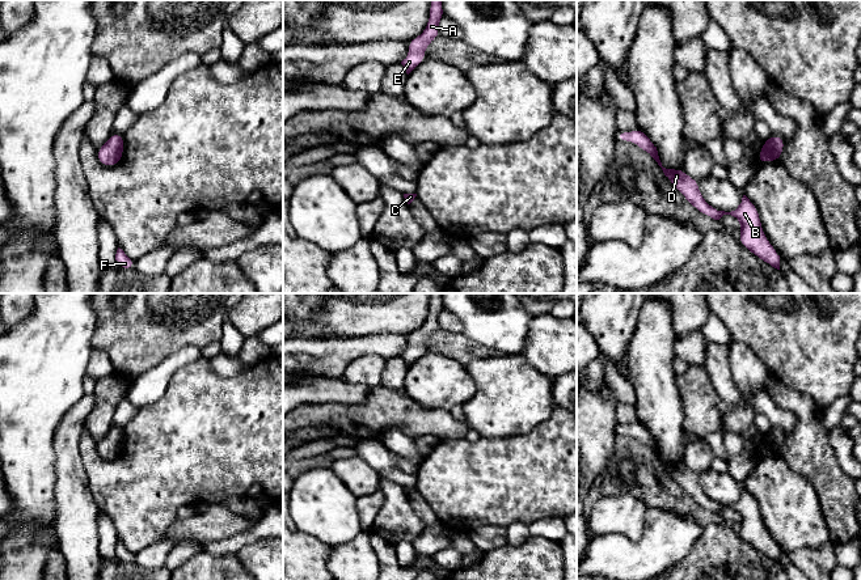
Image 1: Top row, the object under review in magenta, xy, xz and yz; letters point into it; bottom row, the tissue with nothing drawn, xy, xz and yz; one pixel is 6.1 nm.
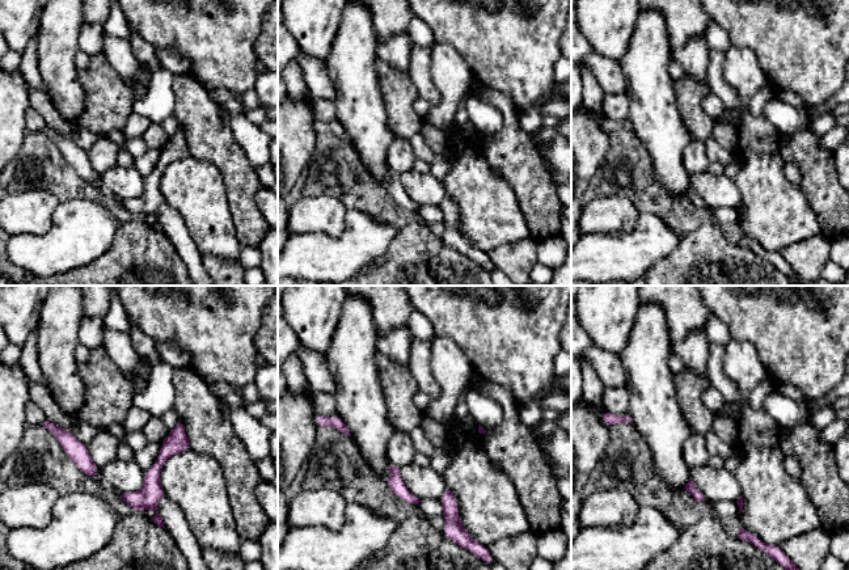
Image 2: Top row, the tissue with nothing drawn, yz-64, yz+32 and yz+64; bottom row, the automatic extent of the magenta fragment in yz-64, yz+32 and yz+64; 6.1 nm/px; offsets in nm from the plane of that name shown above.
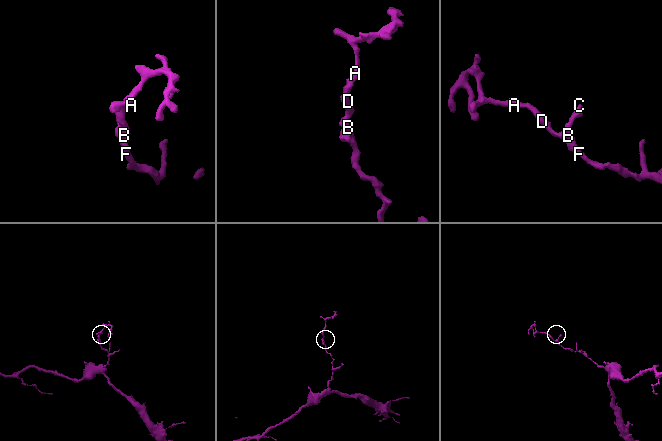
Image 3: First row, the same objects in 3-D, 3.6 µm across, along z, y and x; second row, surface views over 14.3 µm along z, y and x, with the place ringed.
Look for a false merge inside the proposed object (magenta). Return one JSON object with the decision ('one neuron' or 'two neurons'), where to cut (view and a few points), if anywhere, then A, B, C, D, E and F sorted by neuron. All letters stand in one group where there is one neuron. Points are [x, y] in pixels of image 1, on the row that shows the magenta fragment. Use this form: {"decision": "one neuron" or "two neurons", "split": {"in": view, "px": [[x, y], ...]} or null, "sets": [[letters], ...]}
{"decision": "one neuron", "split": null, "sets": [["A", "B", "C", "D", "E", "F"]]}

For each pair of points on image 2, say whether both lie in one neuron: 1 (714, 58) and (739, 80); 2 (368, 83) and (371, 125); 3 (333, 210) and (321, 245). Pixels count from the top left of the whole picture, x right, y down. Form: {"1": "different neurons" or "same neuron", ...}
{"1": "different neurons", "2": "same neuron", "3": "different neurons"}

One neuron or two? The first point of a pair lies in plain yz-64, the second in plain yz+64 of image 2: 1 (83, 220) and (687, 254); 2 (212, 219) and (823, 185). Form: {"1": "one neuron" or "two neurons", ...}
{"1": "two neurons", "2": "two neurons"}

